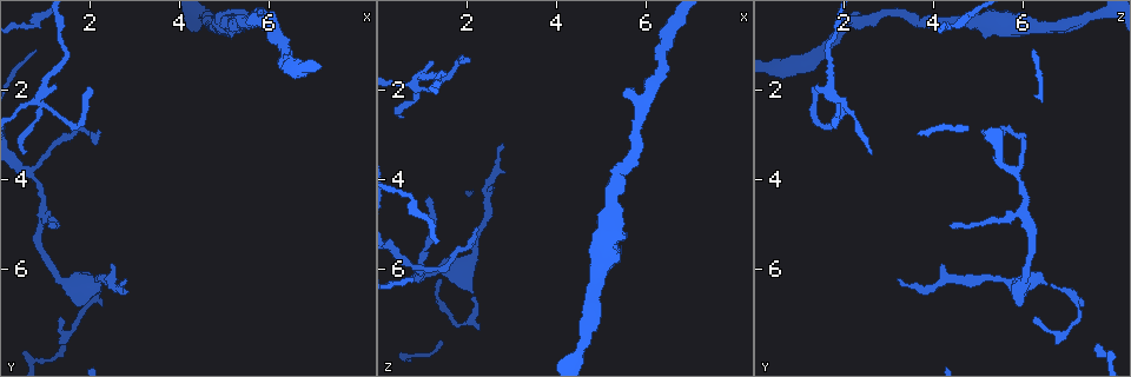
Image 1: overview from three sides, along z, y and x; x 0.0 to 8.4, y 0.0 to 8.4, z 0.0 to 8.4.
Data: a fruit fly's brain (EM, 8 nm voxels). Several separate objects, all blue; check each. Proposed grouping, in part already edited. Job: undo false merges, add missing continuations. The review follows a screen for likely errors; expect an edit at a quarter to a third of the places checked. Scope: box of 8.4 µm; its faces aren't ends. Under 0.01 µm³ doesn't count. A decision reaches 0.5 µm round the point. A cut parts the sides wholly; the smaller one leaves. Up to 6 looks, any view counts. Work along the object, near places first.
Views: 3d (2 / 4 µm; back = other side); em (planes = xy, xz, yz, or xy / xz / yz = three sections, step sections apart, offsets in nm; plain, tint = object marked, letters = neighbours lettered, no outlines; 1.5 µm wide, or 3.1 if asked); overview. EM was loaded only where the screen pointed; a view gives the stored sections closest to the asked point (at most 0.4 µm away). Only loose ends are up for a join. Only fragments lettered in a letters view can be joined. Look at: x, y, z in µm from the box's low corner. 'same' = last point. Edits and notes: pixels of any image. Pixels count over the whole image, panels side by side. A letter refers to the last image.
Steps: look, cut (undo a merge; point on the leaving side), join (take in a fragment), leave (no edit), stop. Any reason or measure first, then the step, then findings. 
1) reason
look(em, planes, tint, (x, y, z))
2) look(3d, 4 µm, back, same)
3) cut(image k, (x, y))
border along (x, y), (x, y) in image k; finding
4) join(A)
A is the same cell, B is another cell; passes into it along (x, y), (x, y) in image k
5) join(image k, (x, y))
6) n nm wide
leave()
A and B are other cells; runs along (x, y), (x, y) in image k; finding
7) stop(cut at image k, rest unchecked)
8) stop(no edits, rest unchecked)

branch stops here
look(3d, 4 µm, (1.40, 7.10, 6.25))

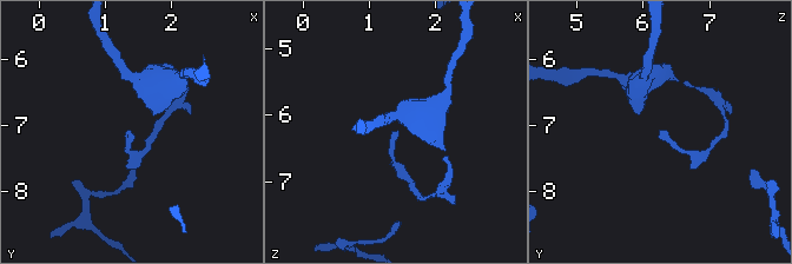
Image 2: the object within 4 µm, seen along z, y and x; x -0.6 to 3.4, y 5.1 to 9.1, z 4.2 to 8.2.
now the EM
look(em, planes, letters, (1.40, 7.15, 6.25))

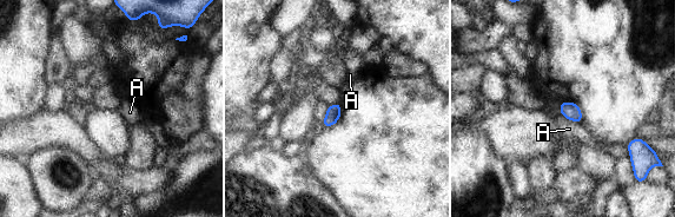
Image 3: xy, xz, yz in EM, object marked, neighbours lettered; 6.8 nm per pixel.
leave()
A is another cell; border along (561, 113), (580, 124) in image 3; no lettered fragment goes on from it

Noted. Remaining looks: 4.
branch stops here
look(3d, 2 µm, (1.10, 5.00, 4.40))

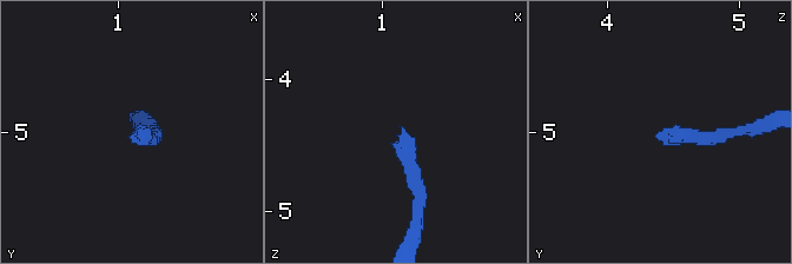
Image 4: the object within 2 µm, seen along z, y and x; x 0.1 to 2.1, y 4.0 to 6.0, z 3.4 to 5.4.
now the EM
look(em, planes, tint, (1.12, 5.04, 4.40))

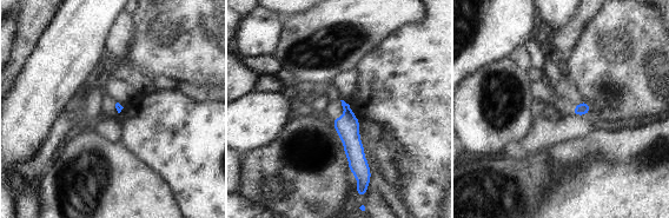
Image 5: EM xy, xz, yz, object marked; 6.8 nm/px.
what lies round it
look(em, planes, letters, same)

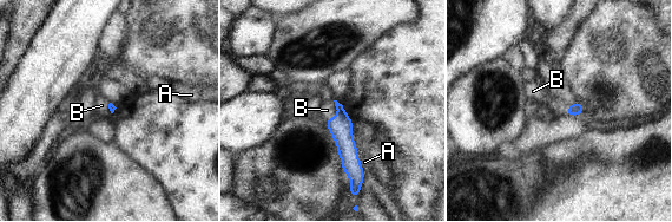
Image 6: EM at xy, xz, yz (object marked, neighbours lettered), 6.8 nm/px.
join(B)
B is the same cell, A is another cell; passes into it along (341, 126), (337, 112), (327, 110) in image 6; it goes on there

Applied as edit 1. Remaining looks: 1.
stop(join at image 6, rest unchecked)

